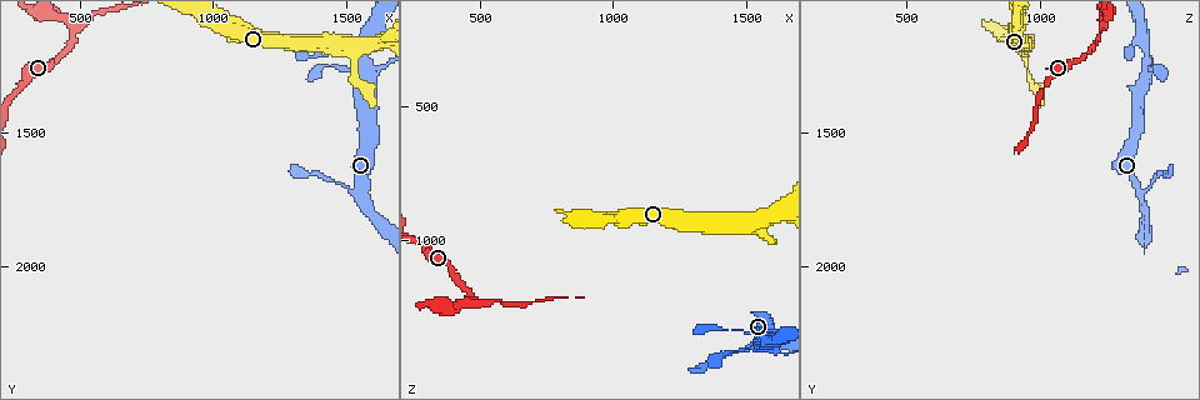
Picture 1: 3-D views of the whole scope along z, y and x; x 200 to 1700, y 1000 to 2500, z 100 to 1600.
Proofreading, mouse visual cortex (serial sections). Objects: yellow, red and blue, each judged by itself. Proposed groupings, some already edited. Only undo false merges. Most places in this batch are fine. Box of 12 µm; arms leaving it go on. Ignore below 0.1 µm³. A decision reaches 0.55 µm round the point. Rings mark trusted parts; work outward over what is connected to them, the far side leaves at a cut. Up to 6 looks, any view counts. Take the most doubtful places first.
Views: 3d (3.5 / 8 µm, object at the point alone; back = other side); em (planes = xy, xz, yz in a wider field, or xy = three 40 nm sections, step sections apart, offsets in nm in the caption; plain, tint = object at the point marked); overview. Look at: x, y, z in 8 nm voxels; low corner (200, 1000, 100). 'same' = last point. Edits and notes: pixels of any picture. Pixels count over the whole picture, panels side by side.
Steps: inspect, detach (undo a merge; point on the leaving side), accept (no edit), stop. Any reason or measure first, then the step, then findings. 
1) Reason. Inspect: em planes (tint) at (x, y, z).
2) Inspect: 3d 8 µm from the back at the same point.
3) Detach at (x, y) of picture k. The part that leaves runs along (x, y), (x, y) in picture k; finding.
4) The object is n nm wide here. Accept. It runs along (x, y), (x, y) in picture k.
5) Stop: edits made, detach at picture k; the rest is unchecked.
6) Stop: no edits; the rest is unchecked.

A fork. Inspect: 3d 3.5 µm at (500, 1110, 1230).

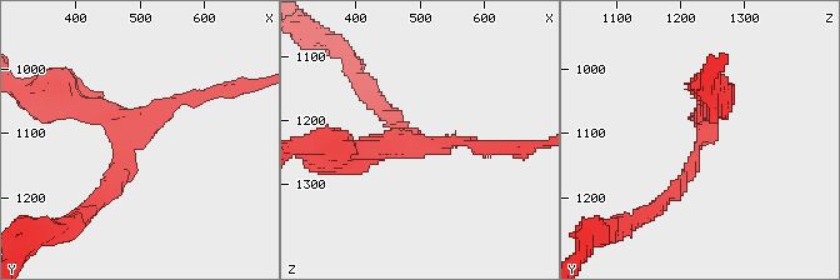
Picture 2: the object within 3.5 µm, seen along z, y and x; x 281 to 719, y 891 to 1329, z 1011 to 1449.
3 arms meet here; the arms are 150, 200, 250 nm wide; now the EM. Inspect: em xy step 2 (tint) at (490, 1100, 1235).

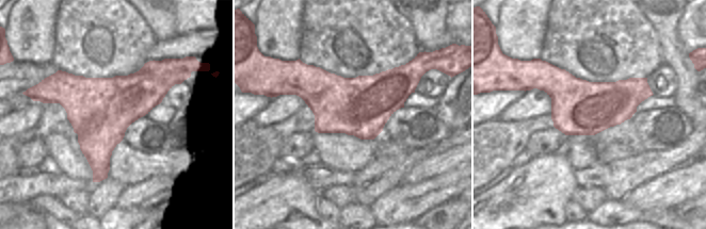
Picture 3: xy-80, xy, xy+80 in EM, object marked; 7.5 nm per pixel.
Accept. All the same cell.

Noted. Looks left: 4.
Side arm on a straight run. Inspect: 3d 3.5 µm at (1560, 1270, 1400).

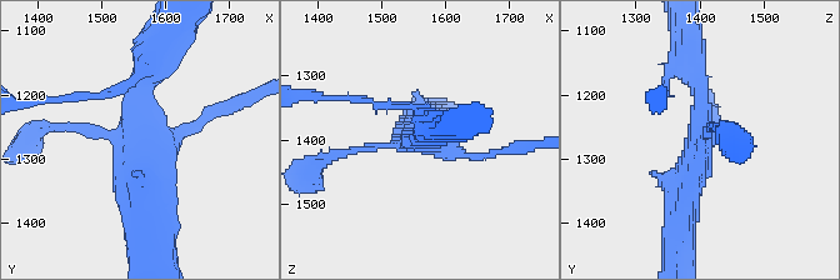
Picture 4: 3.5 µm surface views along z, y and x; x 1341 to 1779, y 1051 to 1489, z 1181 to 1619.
Inspect: em xy step 3 (tint) at (1570, 1280, 1395).

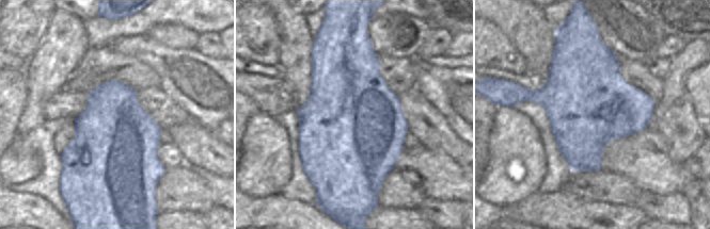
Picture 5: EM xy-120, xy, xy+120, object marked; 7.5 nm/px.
Accept. It runs along (679, 226), (701, 134), (685, 65) in picture 4; all the same cell.

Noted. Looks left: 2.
Stop: no edits; the rest is unchecked.

